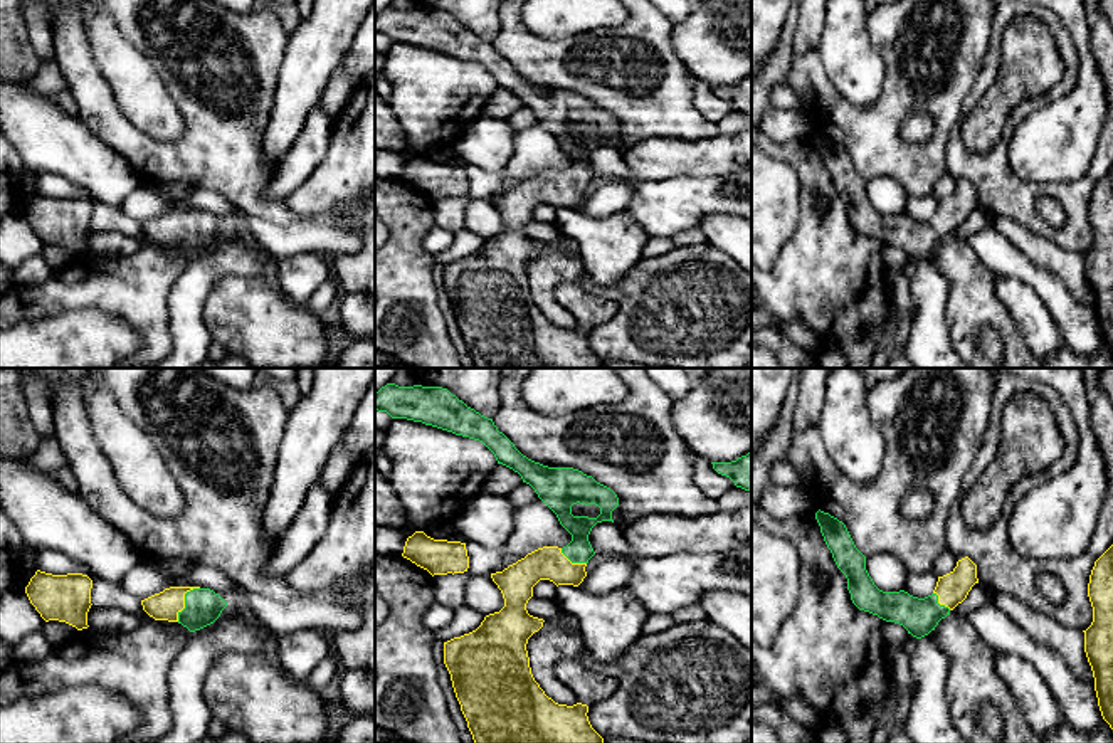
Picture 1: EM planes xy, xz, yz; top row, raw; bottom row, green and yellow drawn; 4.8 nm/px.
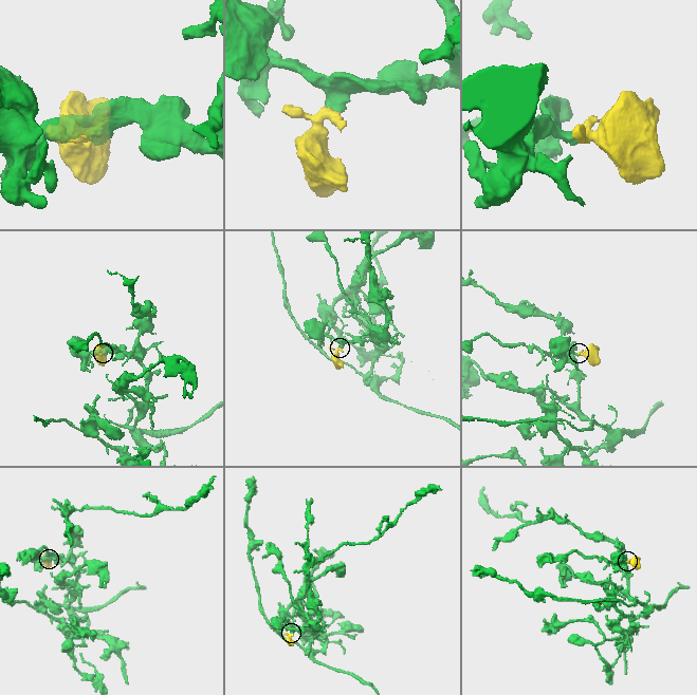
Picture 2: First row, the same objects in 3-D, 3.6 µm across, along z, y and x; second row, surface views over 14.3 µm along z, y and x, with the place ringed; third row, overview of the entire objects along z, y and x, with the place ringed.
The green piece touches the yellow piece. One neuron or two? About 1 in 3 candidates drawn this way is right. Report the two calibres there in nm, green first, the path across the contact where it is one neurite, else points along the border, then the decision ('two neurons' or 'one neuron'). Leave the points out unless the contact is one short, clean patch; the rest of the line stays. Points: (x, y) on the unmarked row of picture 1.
calibres 180 and 140 nm; way xy (202, 229), (185, 224), (165, 229); one neuron

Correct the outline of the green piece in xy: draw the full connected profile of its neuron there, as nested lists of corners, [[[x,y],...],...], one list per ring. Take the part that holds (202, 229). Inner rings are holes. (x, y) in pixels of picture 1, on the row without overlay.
[[[170,210],[141,224],[141,229],[155,244],[178,245],[195,256],[214,247],[227,225],[210,212]]]

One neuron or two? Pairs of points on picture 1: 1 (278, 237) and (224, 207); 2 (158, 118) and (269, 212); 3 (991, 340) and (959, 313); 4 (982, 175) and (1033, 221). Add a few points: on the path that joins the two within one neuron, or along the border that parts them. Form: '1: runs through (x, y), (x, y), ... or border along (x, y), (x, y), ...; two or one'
1: runs through (264, 232), (237, 219); one
2: border along (175, 101), (179, 137), (140, 131); two
3: border along (991, 325), (986, 325), (979, 333), (981, 350); two
4: runs through (994, 182), (1021, 209); one

